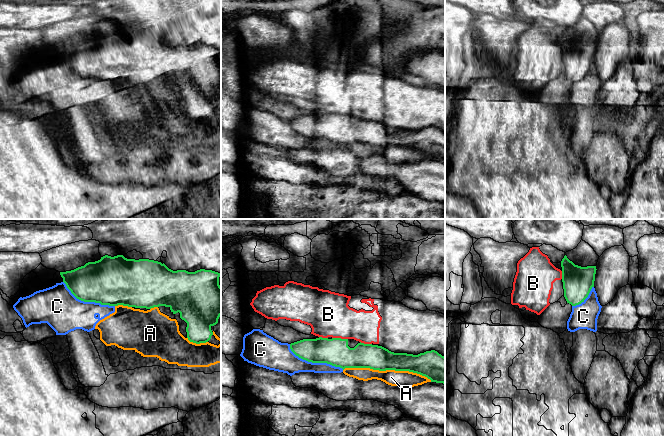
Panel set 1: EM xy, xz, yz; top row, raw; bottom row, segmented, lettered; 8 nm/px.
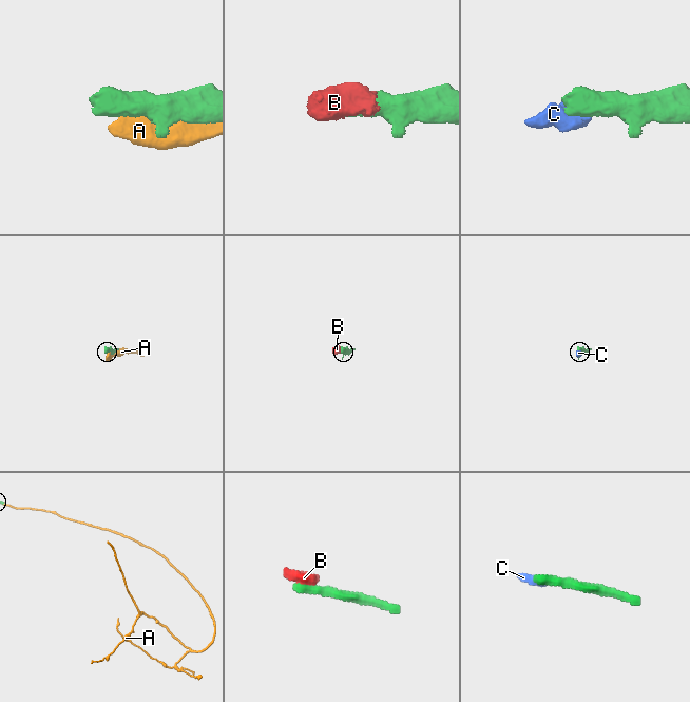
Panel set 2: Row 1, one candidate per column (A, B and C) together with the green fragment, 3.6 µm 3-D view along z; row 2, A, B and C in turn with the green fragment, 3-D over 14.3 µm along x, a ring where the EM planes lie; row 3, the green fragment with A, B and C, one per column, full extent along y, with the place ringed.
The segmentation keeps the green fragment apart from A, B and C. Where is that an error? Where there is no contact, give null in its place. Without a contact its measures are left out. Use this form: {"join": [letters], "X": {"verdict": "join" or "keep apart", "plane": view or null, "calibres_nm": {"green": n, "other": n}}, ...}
{"join": [], "A": {"verdict": "keep apart", "plane": "xz", "calibres_nm": {"green": 200, "other": 130}}, "B": {"verdict": "keep apart", "plane": "xz", "calibres_nm": {"green": 220, "other": 340}}, "C": {"verdict": "keep apart", "plane": "xz", "calibres_nm": {"green": 220, "other": 190}}}

